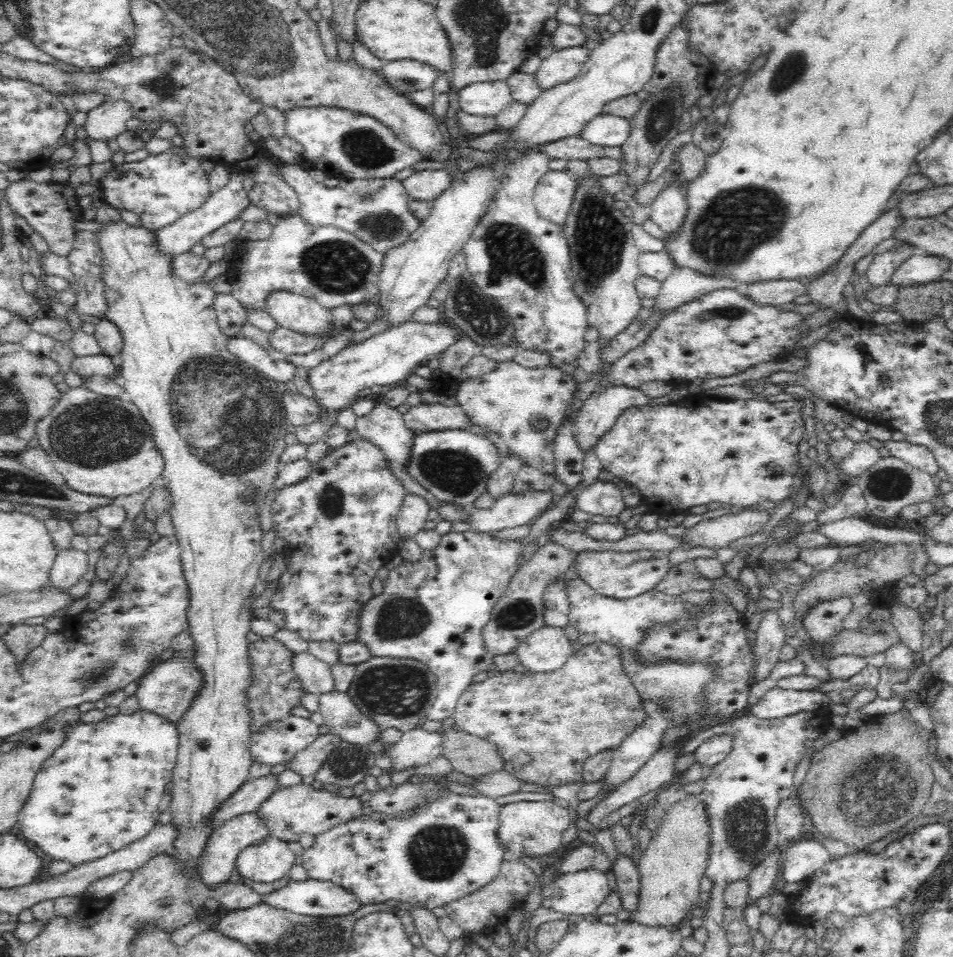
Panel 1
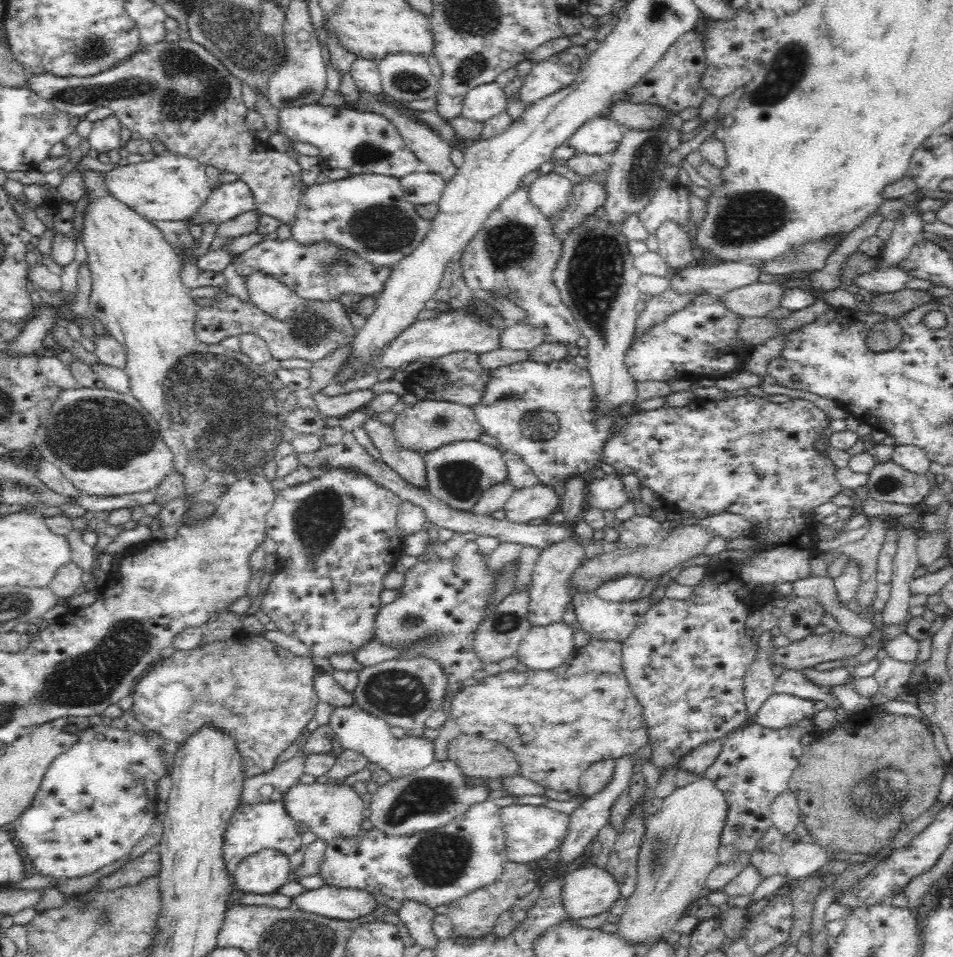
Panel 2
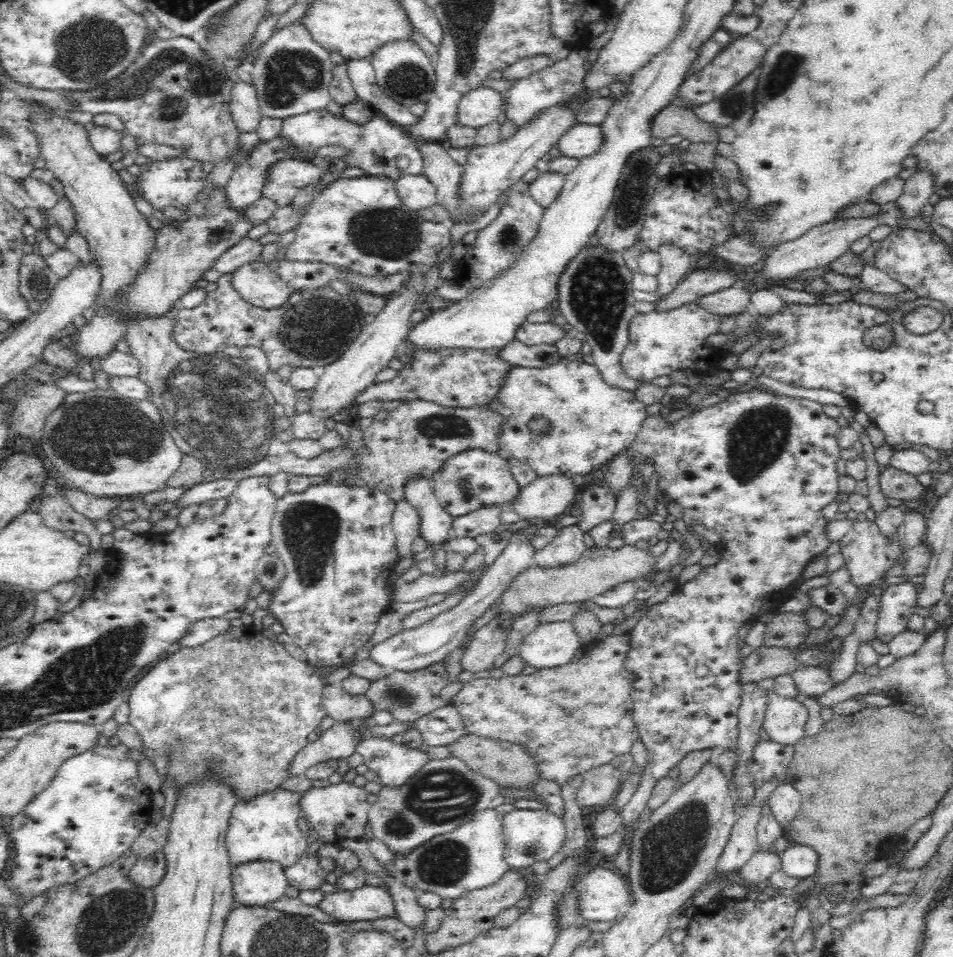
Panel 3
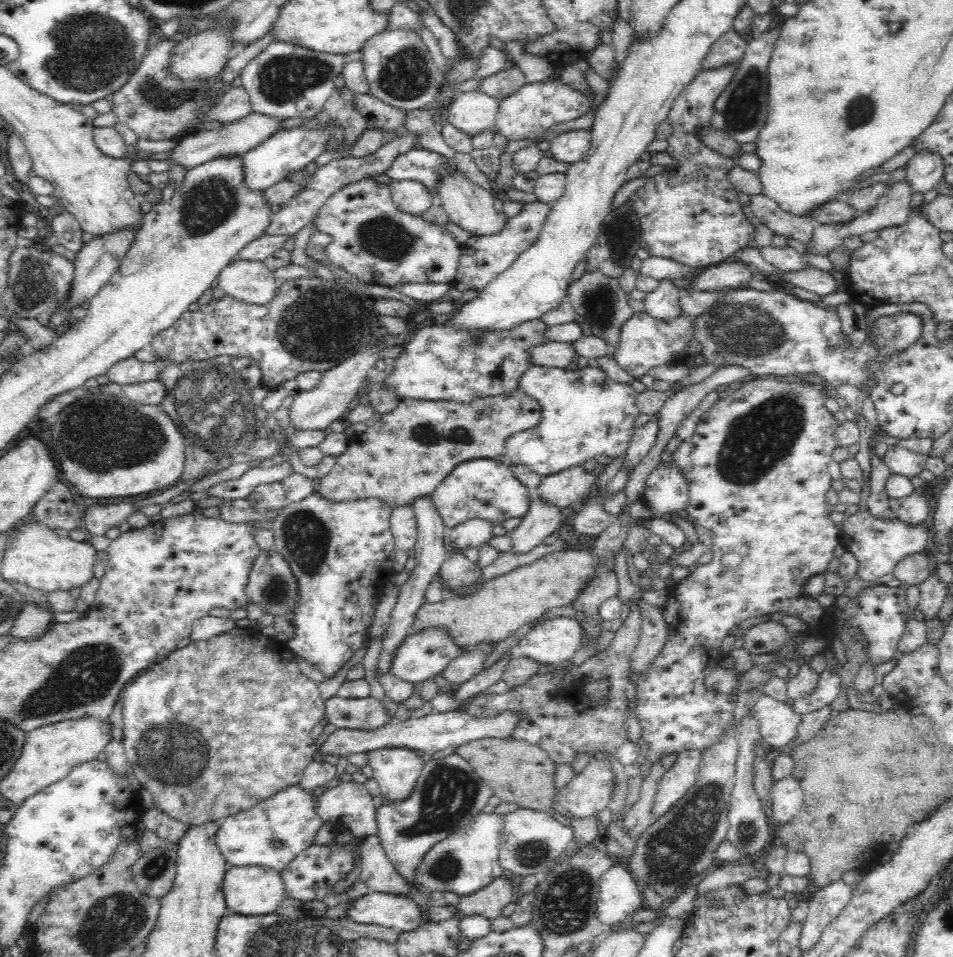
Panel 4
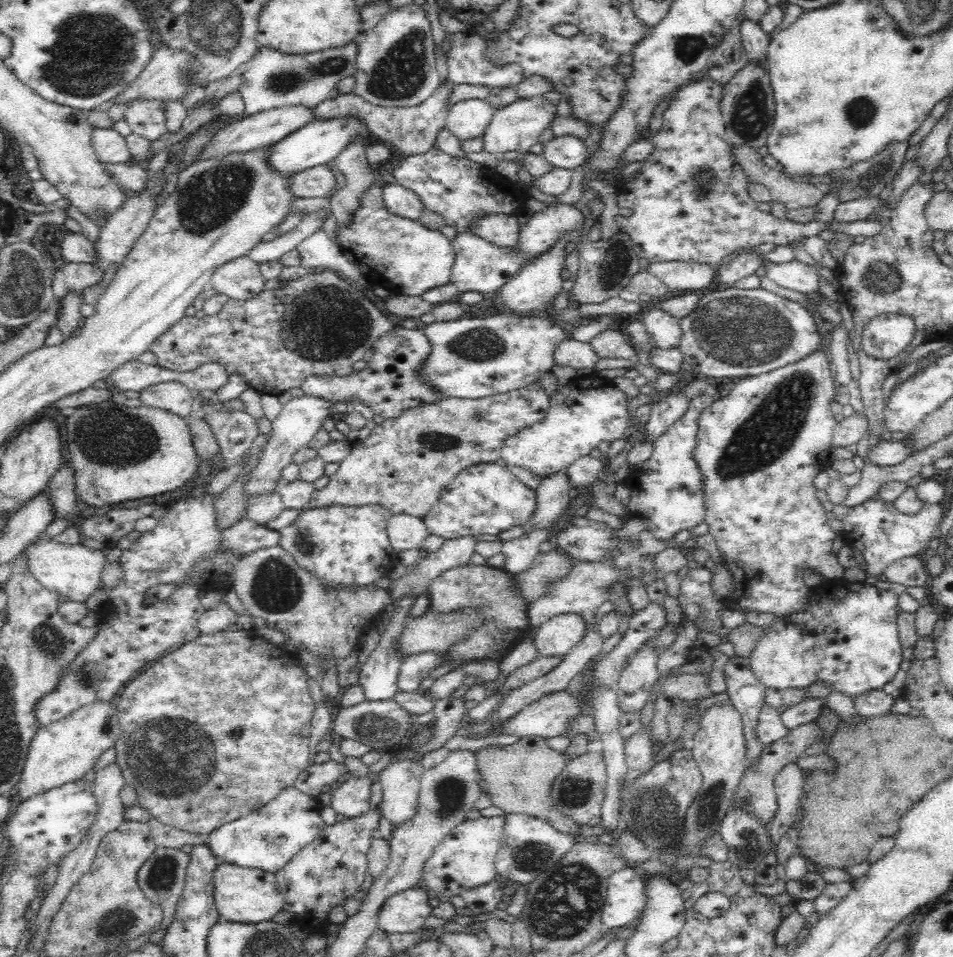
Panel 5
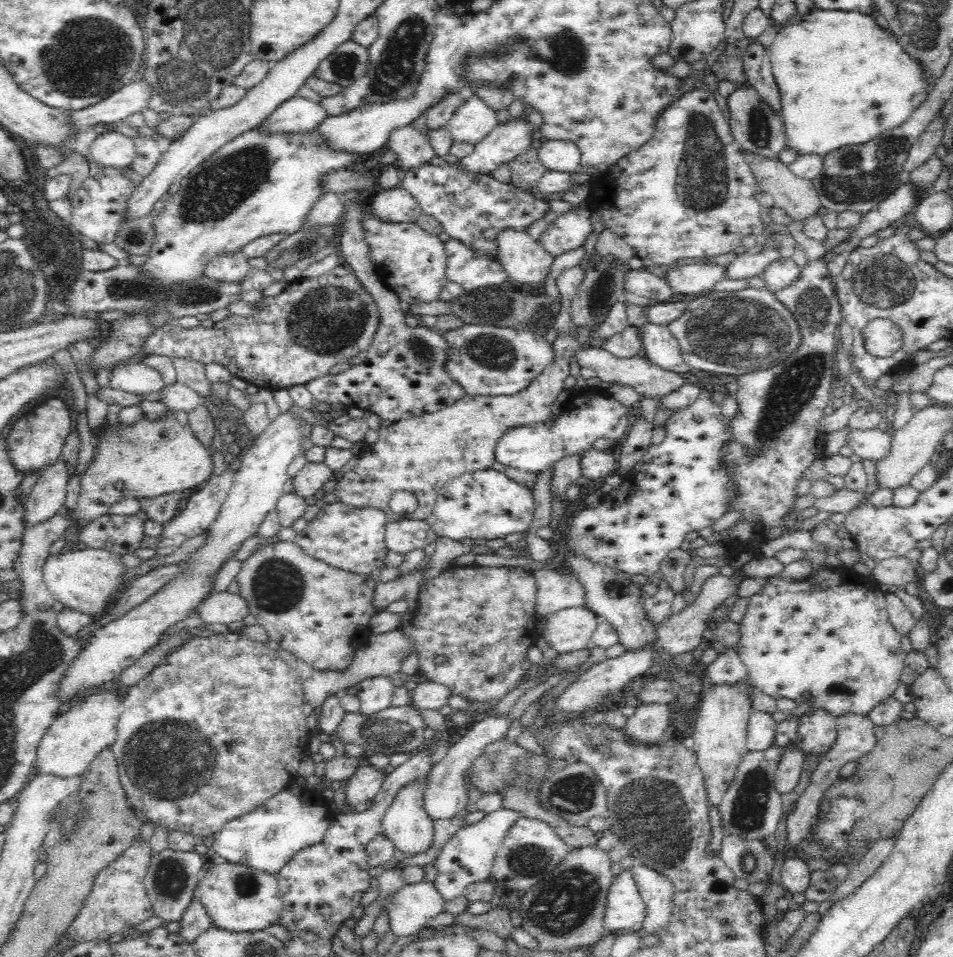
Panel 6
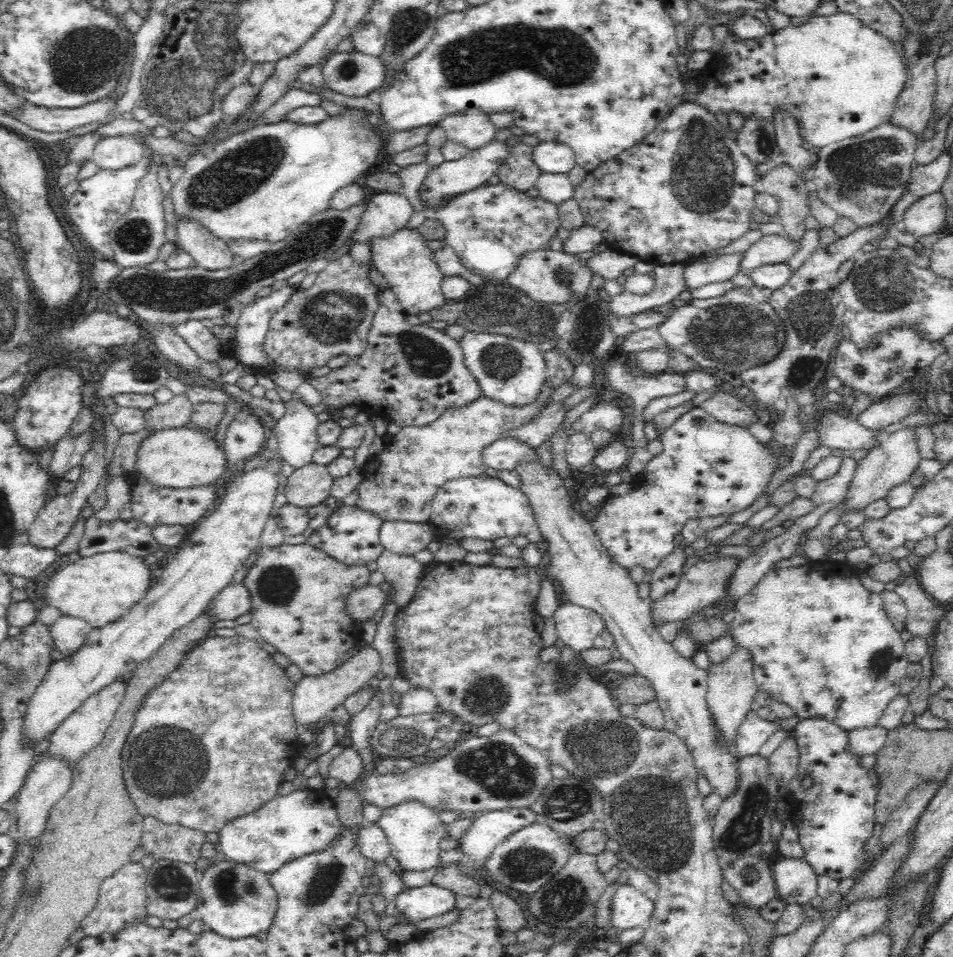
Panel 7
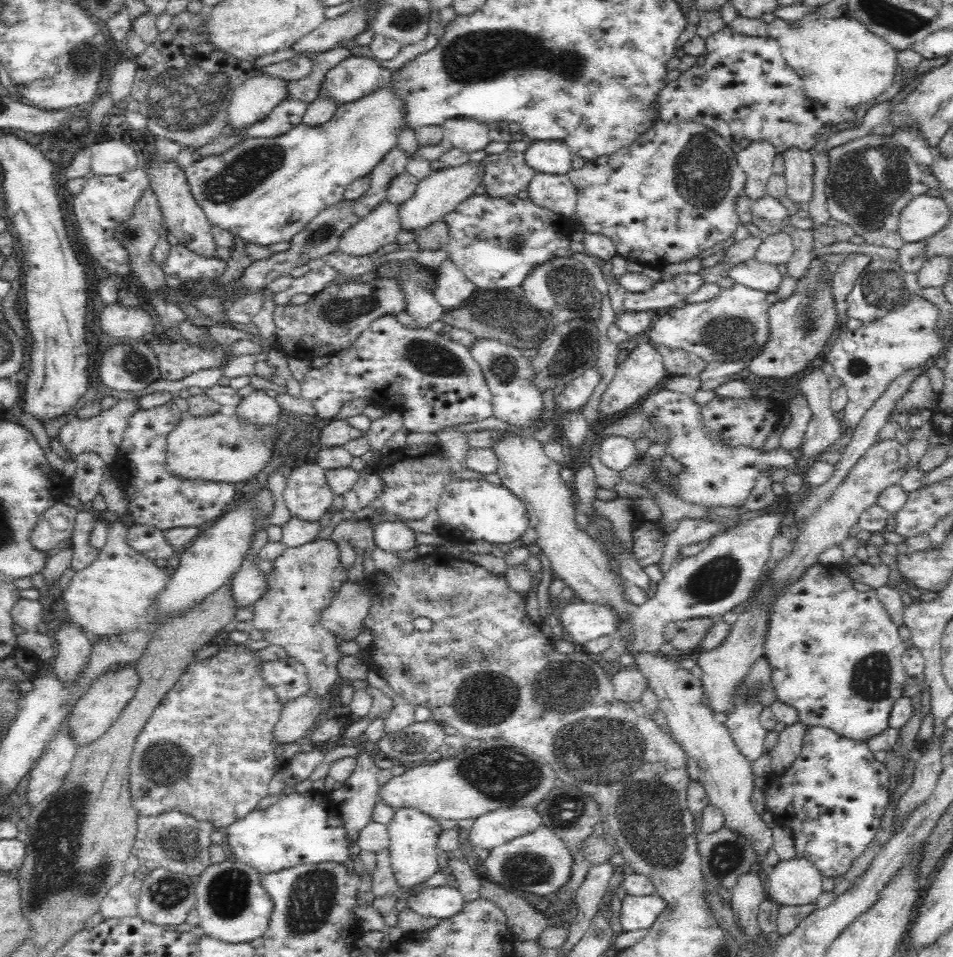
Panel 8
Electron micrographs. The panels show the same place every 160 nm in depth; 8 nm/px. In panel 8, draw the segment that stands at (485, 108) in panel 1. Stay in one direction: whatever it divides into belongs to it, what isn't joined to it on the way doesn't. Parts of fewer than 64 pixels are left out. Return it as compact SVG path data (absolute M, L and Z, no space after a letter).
M456 117L441 124L444 139L471 156L490 144L489 126L479 120Z

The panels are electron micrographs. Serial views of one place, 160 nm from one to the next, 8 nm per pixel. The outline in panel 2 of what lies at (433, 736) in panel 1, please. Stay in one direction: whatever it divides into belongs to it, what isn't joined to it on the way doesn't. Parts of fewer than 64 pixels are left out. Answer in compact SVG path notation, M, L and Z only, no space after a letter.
M356 704L344 707L334 707L328 723L333 734L340 741L341 748L349 748L363 754L369 762L378 764L380 770L392 775L392 779L403 778L421 770L434 759L434 741L423 736L403 735L400 738L390 733L390 726L382 718L377 718Z

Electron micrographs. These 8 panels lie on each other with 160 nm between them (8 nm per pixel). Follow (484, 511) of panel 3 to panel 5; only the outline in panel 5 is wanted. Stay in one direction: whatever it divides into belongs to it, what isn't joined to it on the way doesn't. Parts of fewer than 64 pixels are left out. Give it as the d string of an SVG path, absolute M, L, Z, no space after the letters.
M466 534L444 541L442 546L432 551L417 565L407 567L407 573L397 581L392 581L389 591L396 601L402 596L420 598L429 594L432 581L438 578L444 570L464 566L470 562L470 556L475 552L478 540L473 534Z

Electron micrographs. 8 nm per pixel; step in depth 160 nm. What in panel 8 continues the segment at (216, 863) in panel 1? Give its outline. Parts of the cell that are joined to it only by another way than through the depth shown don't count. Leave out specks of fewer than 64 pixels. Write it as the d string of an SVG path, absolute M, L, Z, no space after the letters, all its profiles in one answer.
M316 789L303 794L294 792L284 795L275 804L265 809L256 808L244 818L229 824L223 832L228 837L231 858L250 865L261 874L278 872L306 862L332 861L344 864L349 858L349 840L338 807L326 792Z

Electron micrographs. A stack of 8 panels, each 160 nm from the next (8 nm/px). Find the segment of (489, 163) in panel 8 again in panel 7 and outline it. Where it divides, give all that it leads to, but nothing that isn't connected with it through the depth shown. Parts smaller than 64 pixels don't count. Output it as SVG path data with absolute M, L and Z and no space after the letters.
M523 142L511 148L510 158L504 159L504 164L498 168L500 182L522 193L535 188L541 171L534 163L533 148Z

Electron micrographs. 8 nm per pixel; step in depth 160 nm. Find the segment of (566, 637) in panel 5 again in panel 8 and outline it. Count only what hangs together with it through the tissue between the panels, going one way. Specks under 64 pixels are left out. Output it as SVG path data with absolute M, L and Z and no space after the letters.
M569 603L559 615L563 629L582 646L590 640L616 634L618 619L614 609L608 605Z

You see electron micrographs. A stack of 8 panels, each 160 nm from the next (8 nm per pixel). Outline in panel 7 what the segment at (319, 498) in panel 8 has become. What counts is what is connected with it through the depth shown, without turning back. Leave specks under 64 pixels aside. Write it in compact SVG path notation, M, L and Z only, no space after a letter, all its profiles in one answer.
M316 463L306 464L295 468L288 483L281 491L287 496L287 502L300 508L319 508L327 496L334 477L328 472L327 465Z

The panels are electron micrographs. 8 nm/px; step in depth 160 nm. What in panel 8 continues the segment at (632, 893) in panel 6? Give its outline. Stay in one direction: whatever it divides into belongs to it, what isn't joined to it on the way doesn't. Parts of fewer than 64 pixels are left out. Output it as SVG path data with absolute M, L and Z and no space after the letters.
M626 894L619 912L623 930L650 929L664 908L666 901L656 894L648 896Z

